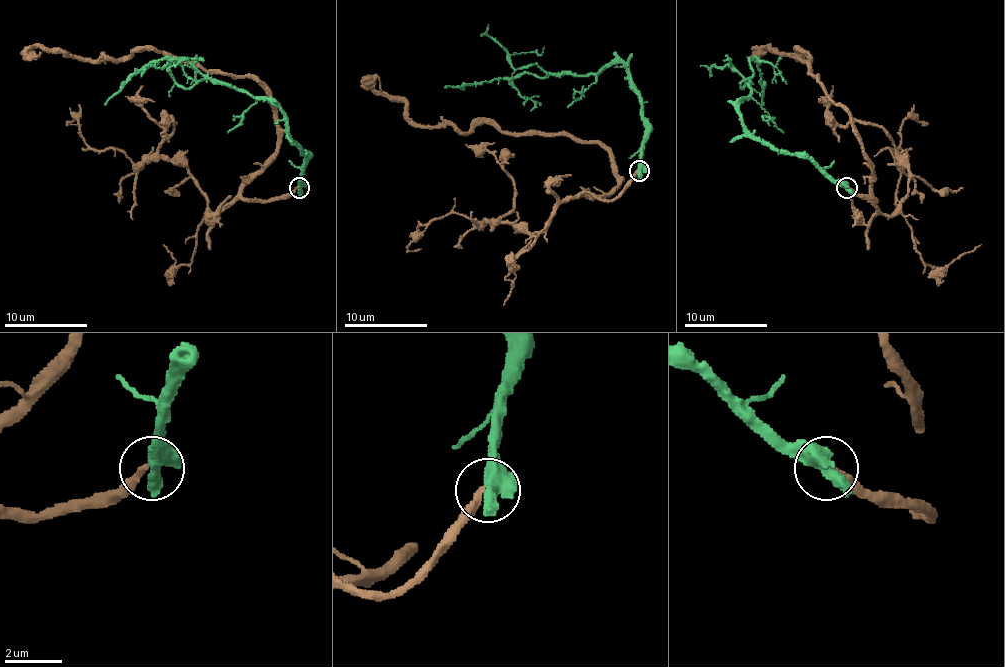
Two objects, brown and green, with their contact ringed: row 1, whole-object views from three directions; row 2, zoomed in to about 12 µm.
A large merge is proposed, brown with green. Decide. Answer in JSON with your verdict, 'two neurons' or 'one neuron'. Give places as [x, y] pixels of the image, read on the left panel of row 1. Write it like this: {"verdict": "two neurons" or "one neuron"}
{"verdict": "two neurons"}

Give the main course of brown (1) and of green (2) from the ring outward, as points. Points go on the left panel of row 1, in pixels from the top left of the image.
1: (297, 187), (242, 195), (277, 147), (275, 104), (250, 77), (148, 50), (24, 61)
2: (299, 187), (306, 160), (281, 110), (256, 96), (213, 83), (184, 58), (150, 61), (105, 104)

